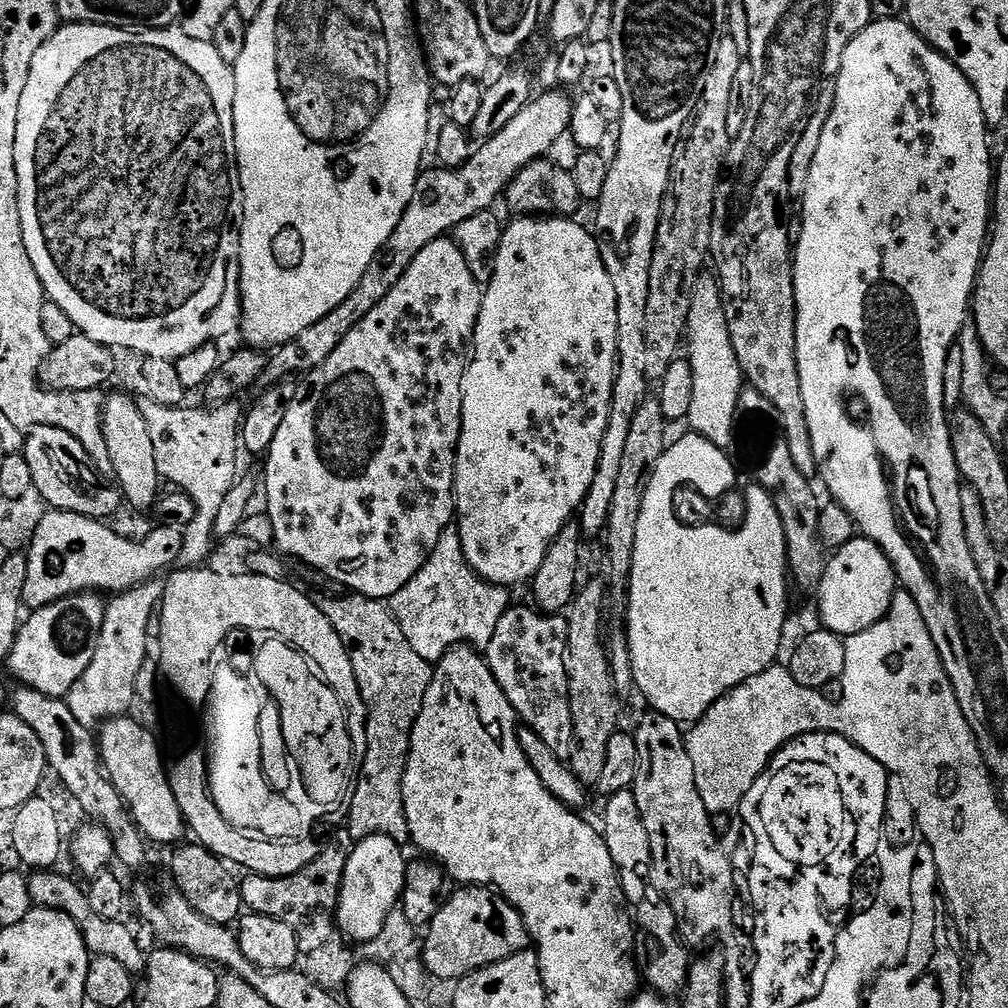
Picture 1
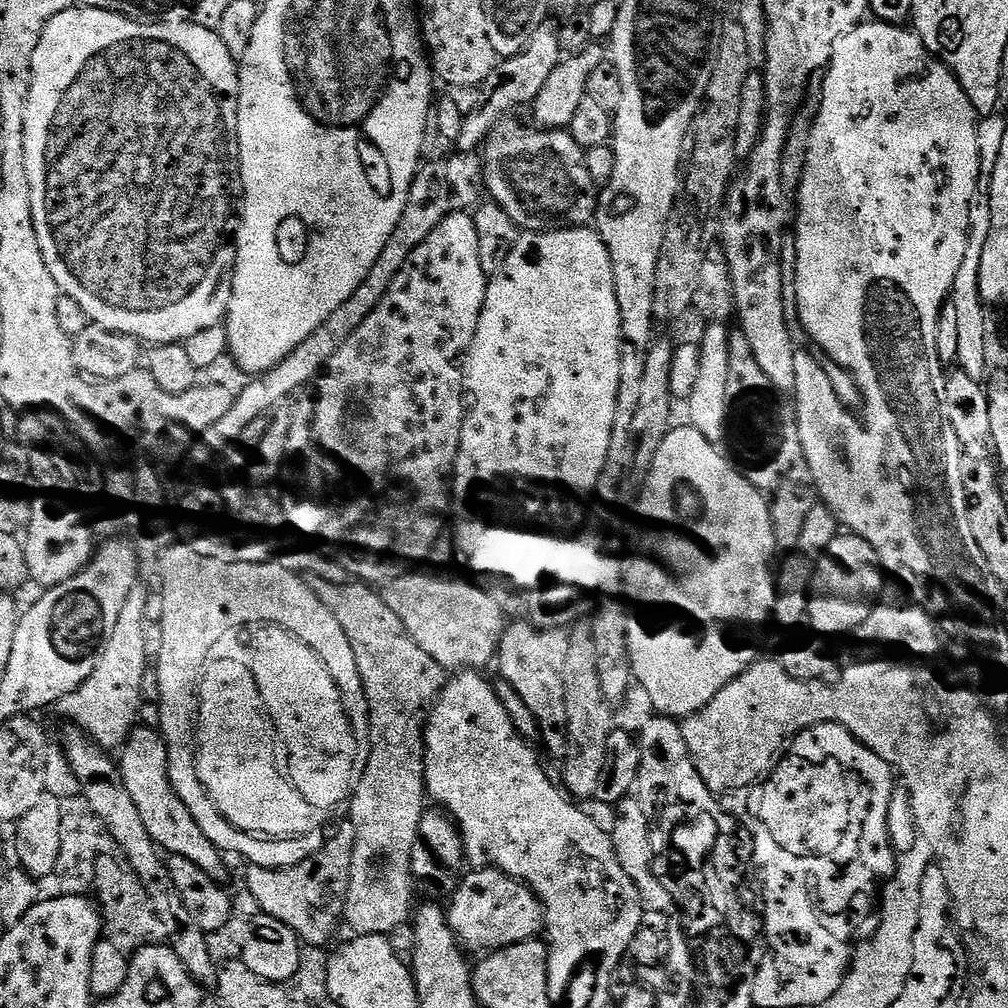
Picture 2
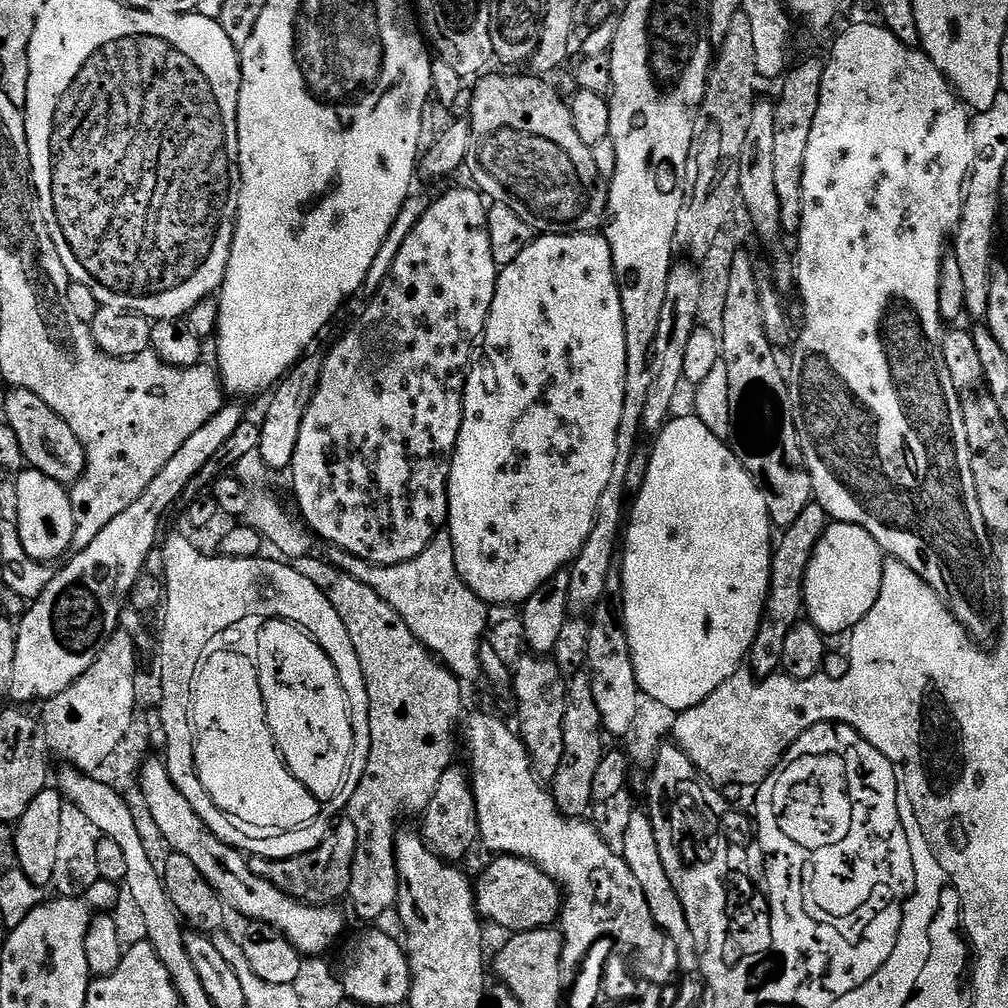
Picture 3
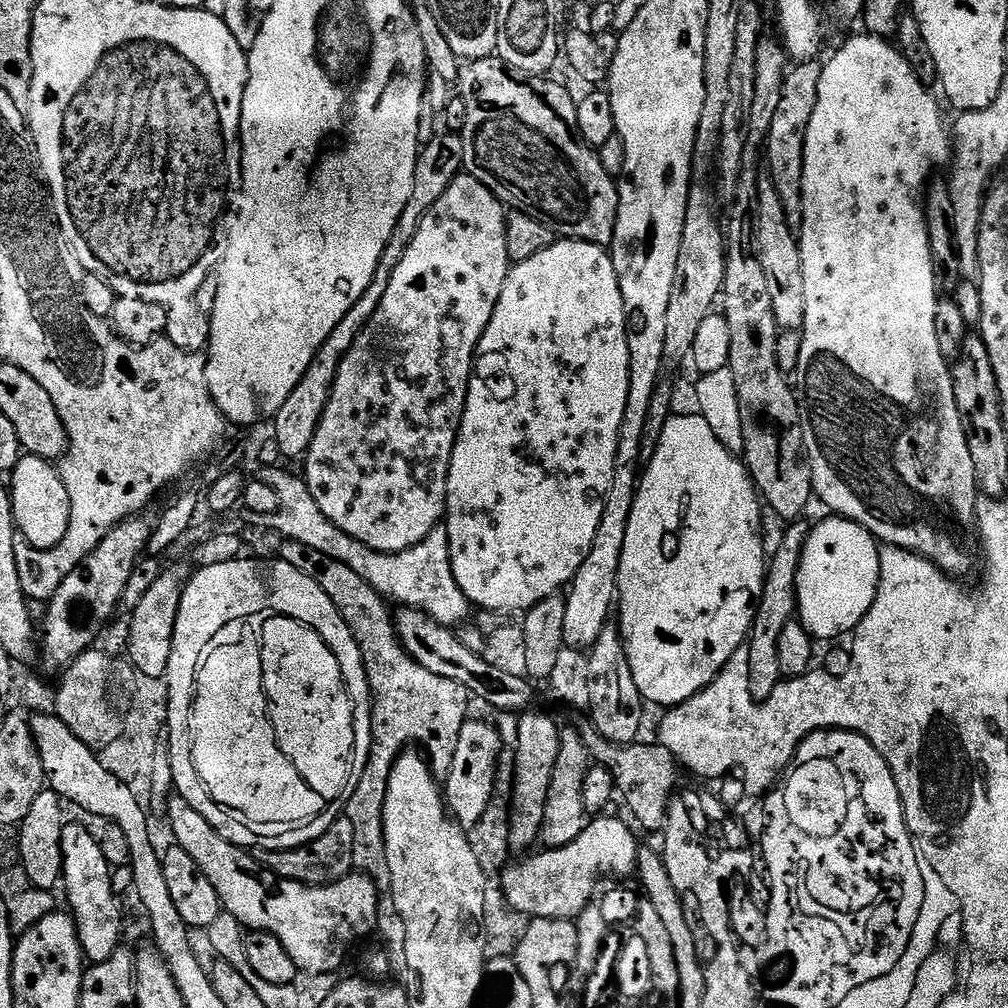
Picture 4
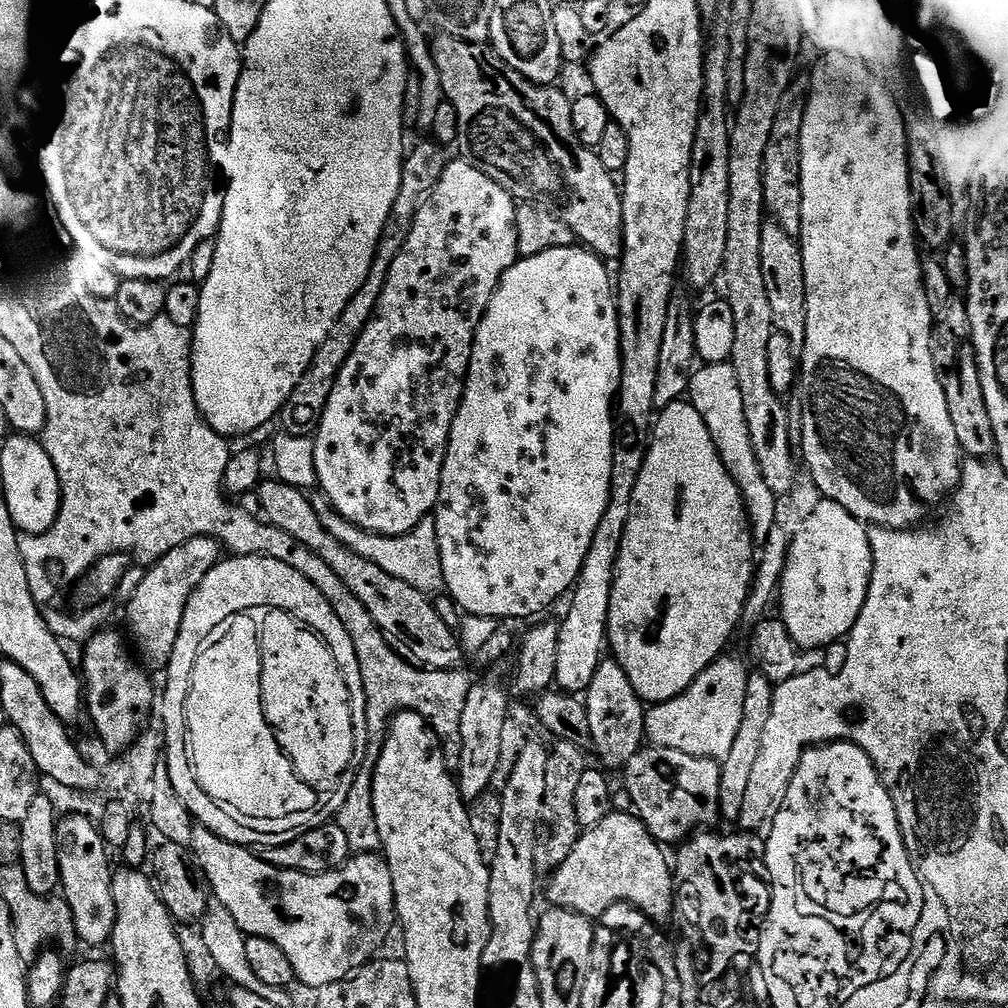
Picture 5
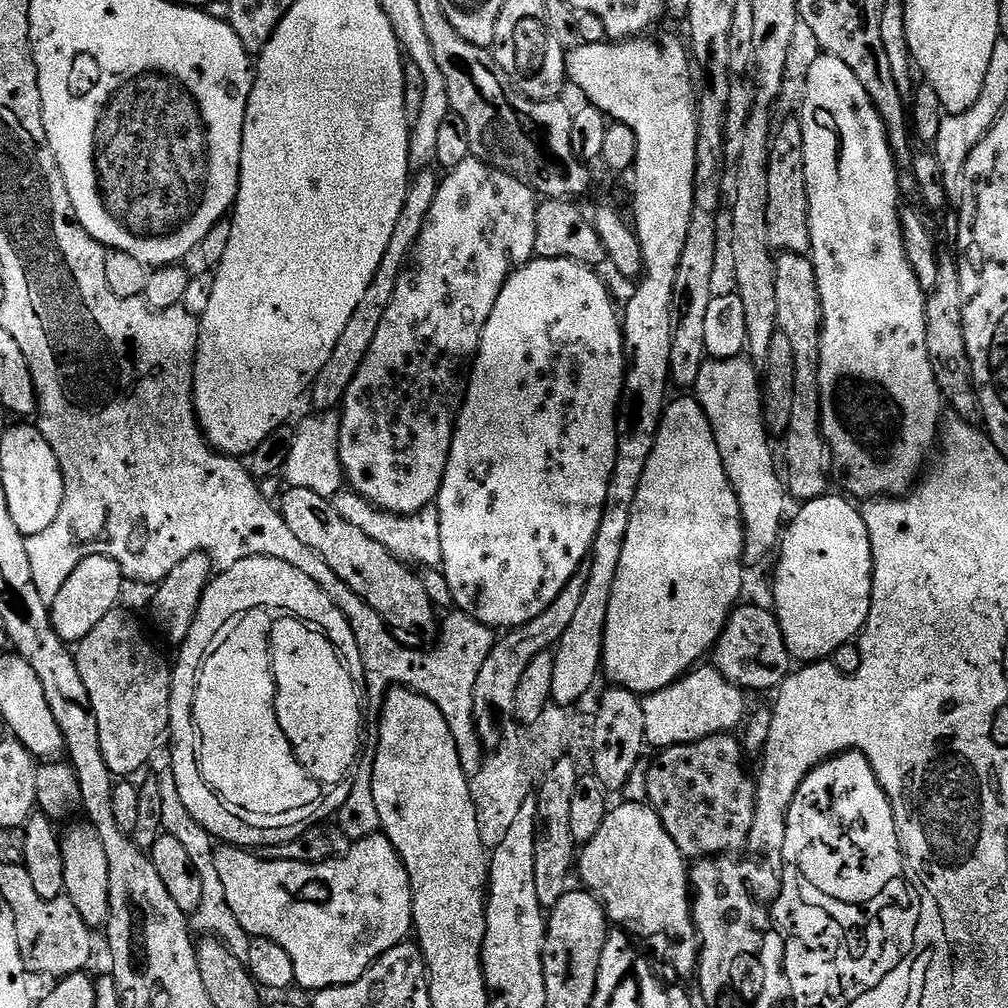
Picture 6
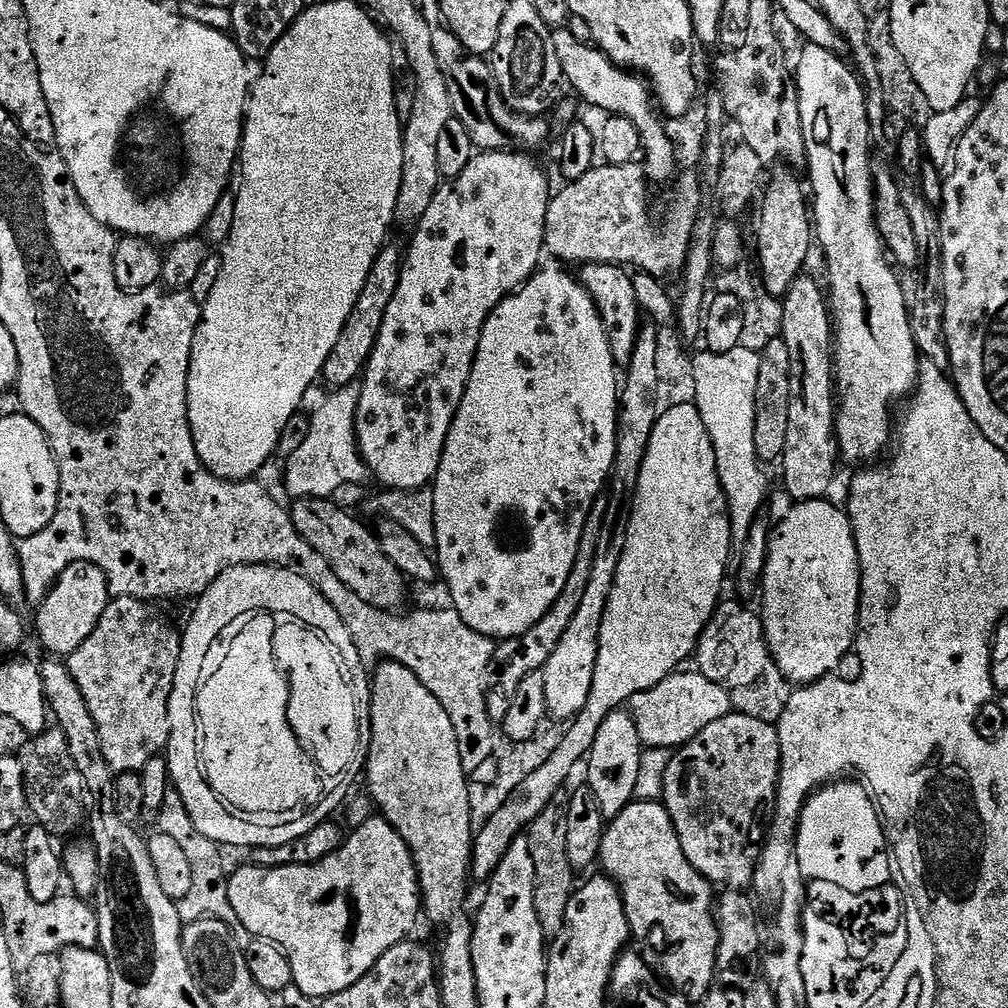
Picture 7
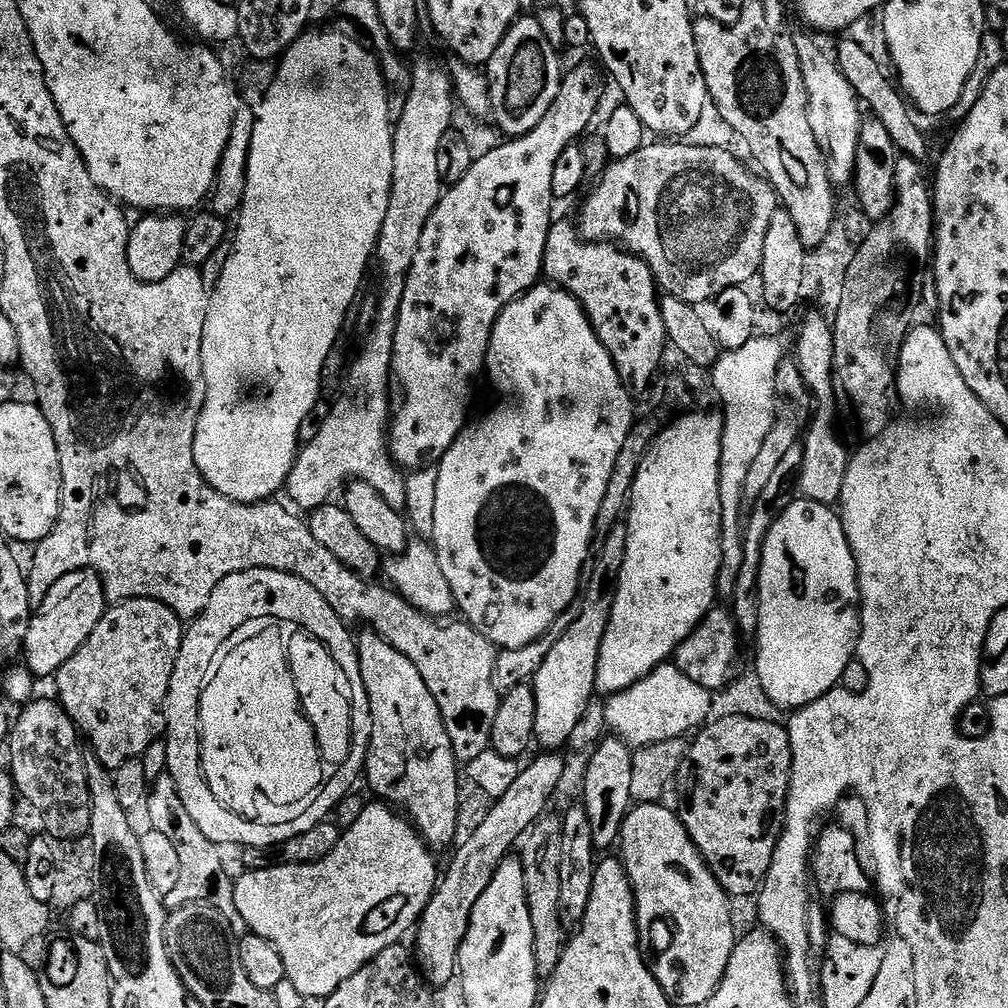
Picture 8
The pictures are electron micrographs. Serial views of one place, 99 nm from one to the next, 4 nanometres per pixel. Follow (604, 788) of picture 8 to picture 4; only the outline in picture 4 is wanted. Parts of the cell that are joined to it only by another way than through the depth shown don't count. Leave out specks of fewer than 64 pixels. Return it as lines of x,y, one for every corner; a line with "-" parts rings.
615,623
605,624
602,634
598,634
596,643
587,653
589,660
590,698
586,709
590,722
611,744
626,745
633,743
644,724
646,701
641,696
626,658
624,639
620,637
619,627

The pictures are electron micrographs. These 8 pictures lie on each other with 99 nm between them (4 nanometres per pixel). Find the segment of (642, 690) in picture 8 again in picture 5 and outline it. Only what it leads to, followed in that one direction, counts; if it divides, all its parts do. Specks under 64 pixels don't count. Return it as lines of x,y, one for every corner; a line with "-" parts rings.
731,654
720,656
680,696
670,698
661,704
651,705
644,714
644,734
649,745
657,748
680,750
695,757
710,757
718,761
729,756
730,748
734,744
735,735
741,725
743,699
746,698
746,682
750,672
745,664
735,660

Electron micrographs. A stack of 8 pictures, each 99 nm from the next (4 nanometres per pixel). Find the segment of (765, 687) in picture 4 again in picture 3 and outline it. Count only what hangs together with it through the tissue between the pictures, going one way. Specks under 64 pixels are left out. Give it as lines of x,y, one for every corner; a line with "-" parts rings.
818,502
808,504
802,513
798,514
797,521
792,522
791,526
781,533
782,538
780,540
779,537
773,549
767,602
764,604
758,634
754,634
754,642
750,646
746,661
747,667
757,678
768,678
781,669
786,638
790,630
799,623
804,610
805,574
808,572
817,542
827,525
828,515
824,508

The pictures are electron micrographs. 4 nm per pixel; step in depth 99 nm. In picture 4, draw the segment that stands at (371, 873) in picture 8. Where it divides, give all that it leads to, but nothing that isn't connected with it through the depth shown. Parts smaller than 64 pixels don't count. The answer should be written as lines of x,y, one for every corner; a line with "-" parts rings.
179,794
173,795
166,805
166,817
172,827
175,847
186,850
194,862
198,862
198,870
210,878
214,890
218,890
218,898
223,911
229,912
245,929
253,932
269,932
286,946
286,954
294,958
297,969
301,973
309,972
312,976
324,976
327,972
336,972
344,964
348,956
348,947
364,940
376,928
376,919
380,916
381,889
369,876
349,874
333,884
303,884
293,880
281,880
273,872
268,871
251,851
231,844
223,836
217,834

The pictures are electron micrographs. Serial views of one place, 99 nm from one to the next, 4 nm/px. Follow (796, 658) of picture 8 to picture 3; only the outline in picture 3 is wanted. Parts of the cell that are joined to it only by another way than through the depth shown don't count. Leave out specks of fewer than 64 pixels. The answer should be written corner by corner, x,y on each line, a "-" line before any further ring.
829,523
817,542
805,574
803,607
810,623
828,638
839,632
851,633
858,622
870,614
870,606
878,602
885,559
886,553
862,526

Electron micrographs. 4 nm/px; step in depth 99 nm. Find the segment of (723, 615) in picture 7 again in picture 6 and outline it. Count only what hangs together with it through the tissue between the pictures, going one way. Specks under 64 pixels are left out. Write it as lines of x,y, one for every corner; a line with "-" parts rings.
743,604
732,609
722,634
716,639
714,666
729,683
741,690
764,692
767,688
779,689
781,682
793,671
794,661
788,653
775,611
768,609
767,612
756,604

